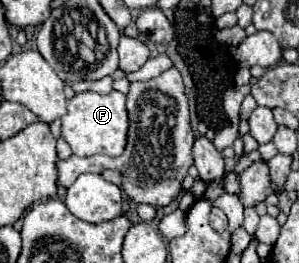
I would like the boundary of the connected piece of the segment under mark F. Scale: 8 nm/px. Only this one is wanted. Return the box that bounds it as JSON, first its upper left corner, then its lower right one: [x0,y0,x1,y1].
[62,91,128,157]

